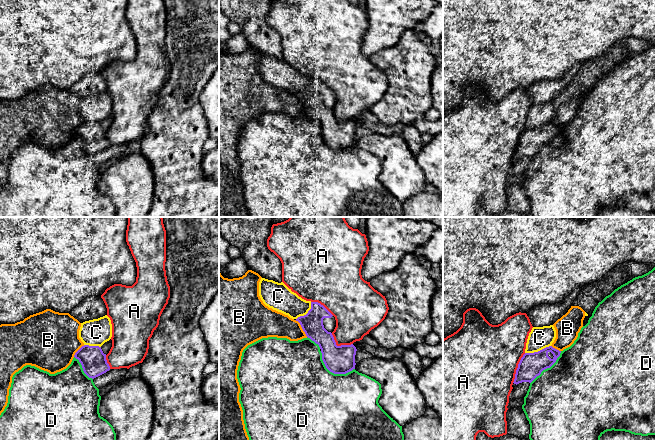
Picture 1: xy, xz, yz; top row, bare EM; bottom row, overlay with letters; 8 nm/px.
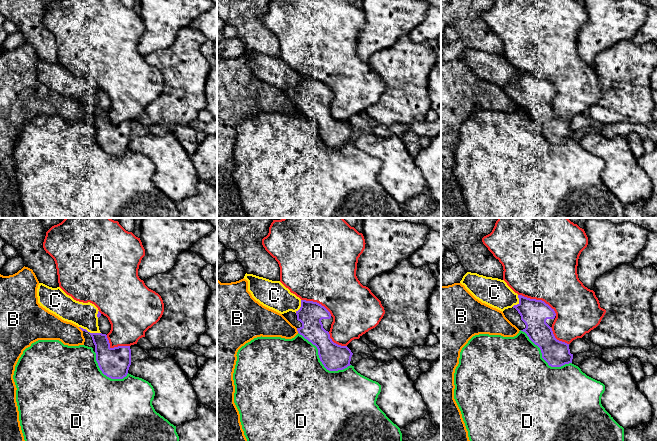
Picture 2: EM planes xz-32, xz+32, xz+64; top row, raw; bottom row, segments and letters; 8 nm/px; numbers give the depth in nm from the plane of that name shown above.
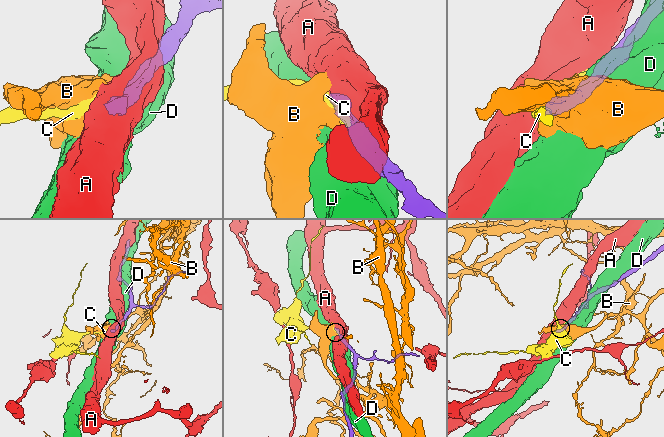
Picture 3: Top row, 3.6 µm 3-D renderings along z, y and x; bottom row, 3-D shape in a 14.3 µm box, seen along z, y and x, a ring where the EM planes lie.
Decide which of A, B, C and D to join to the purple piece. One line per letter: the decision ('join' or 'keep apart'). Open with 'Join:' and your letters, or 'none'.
Join: none
A: keep apart
B: keep apart
C: keep apart
D: keep apart

